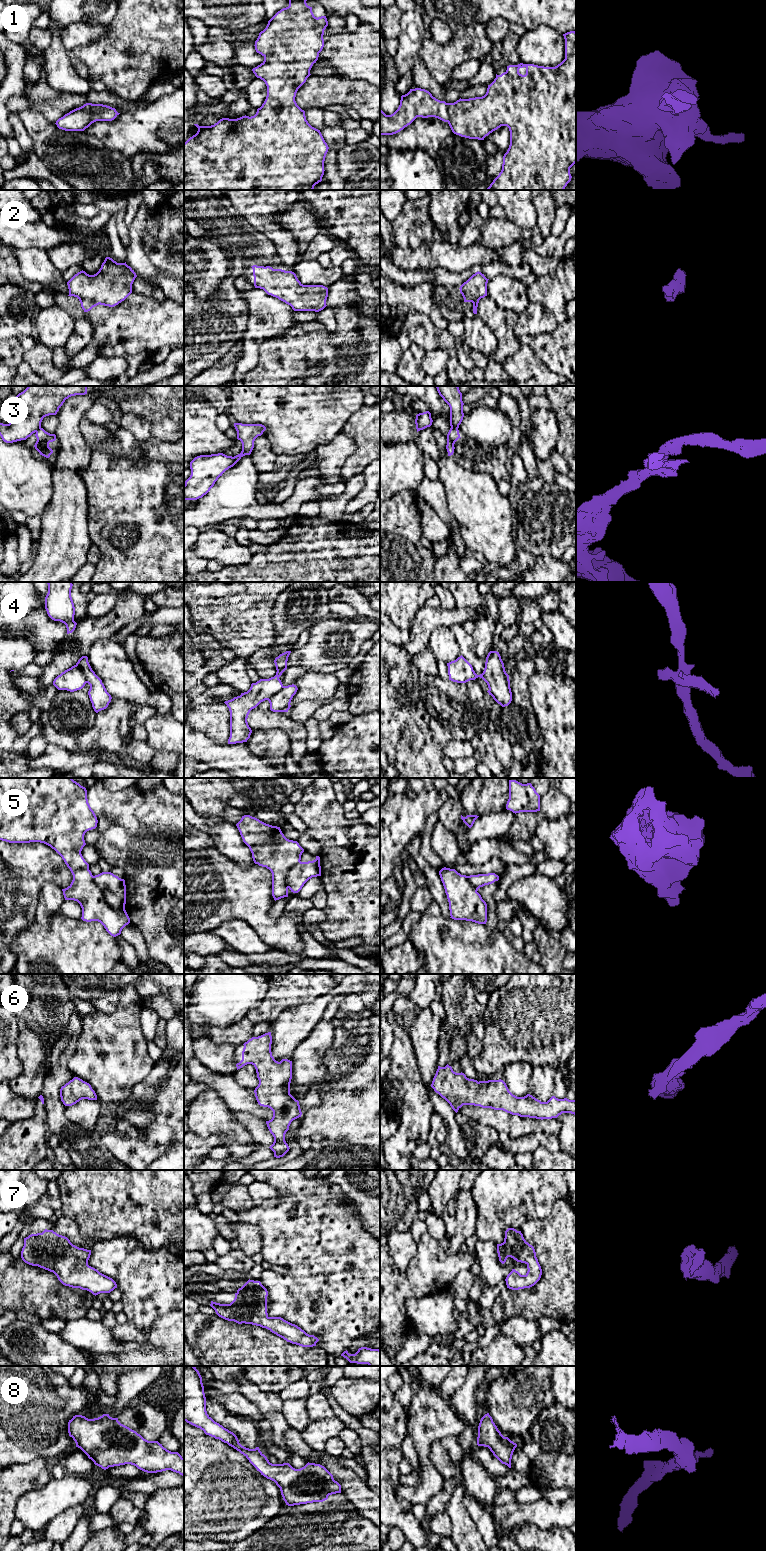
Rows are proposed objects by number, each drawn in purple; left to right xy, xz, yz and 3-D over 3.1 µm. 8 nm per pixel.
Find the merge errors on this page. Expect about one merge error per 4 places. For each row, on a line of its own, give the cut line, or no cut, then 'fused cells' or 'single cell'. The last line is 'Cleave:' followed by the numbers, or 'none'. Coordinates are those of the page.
1: no cut; single cell
2: no cut; single cell
3: cut in yz along (451, 427), (457, 430); fused cells
4: cut in xy along (76, 664), (82, 670), (86, 682); fused cells
5: cut in xy along (93, 876), (105, 900), (114, 908), (124, 909); fused cells
6: no cut; single cell
7: no cut; single cell
8: no cut; single cell
Cleave: 3, 4, 5

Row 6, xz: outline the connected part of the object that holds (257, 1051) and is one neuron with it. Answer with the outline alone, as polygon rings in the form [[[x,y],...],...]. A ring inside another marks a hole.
[[[271,1032],[258,1037],[252,1037],[245,1042],[242,1060],[236,1064],[237,1070],[247,1064],[252,1064],[259,1080],[254,1093],[260,1106],[273,1111],[271,1120],[266,1121],[270,1133],[274,1137],[269,1147],[274,1157],[283,1157],[289,1146],[285,1141],[285,1134],[291,1122],[301,1117],[299,1101],[290,1094],[292,1079],[292,1061],[282,1059],[276,1061],[271,1052]]]

